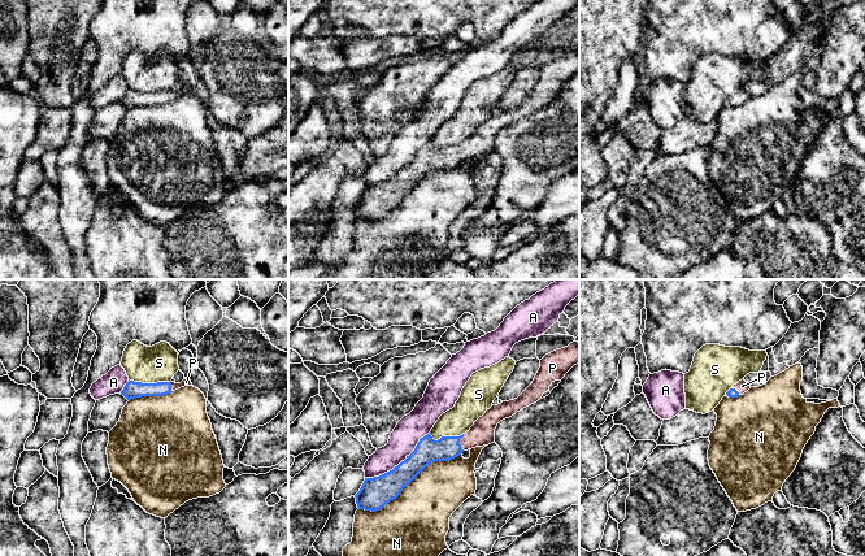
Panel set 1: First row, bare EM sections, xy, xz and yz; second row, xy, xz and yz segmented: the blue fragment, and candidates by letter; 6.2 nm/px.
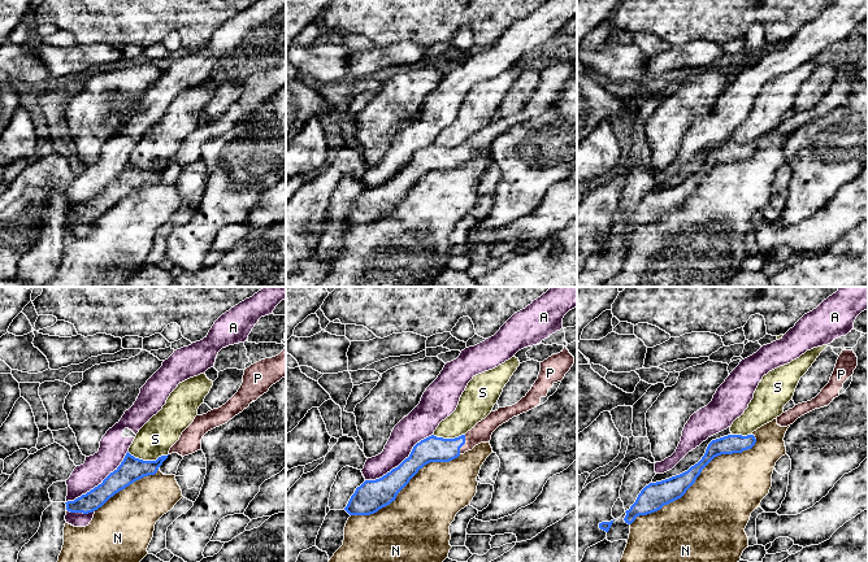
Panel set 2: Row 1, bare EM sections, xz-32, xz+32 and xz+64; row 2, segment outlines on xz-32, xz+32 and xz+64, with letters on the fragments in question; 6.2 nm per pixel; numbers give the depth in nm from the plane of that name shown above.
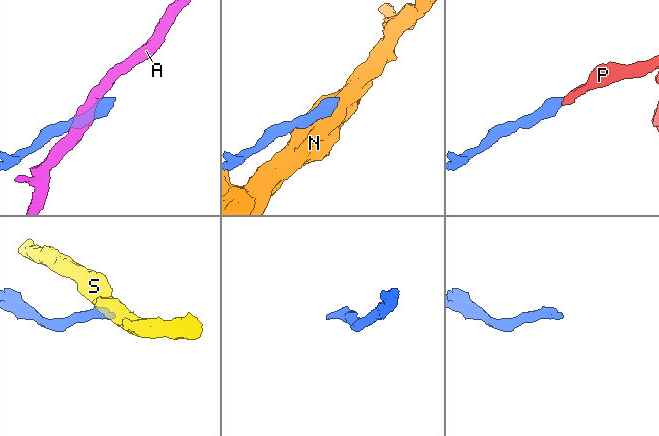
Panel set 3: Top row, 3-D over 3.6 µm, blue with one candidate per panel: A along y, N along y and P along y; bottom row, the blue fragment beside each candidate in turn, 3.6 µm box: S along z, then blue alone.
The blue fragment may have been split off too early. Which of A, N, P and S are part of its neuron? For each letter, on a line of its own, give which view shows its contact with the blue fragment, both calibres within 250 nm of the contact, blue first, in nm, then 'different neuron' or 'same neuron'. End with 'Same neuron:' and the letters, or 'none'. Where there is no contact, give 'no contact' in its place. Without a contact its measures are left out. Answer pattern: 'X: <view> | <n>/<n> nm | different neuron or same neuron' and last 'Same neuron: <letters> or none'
A: xz | 190/170 nm | different neuron
N: xz | 190/380 nm | different neuron
P: xz | 160/160 nm | same neuron
S: xy | 110/220 nm | different neuron
Same neuron: P

